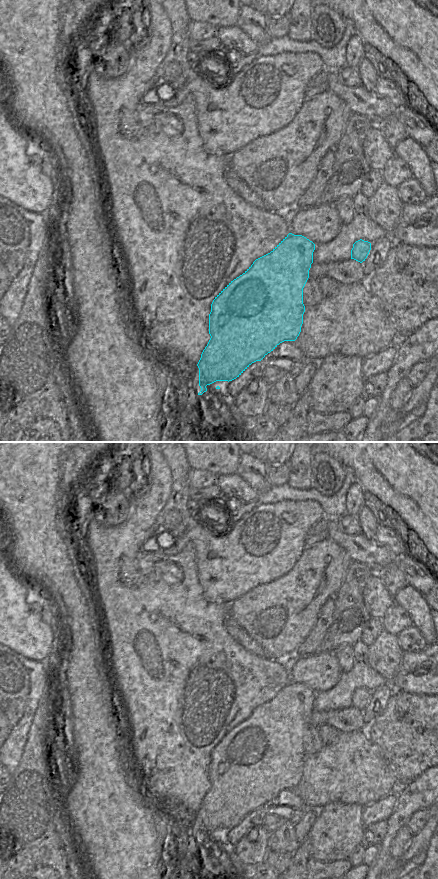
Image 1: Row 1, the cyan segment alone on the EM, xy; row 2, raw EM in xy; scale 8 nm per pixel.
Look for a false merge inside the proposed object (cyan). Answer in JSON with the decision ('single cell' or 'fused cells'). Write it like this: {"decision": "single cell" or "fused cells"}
{"decision": "single cell"}

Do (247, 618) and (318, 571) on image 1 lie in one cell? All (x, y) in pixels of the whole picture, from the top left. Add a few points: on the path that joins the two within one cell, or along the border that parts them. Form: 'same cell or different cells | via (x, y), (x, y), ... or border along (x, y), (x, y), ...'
same cell | via (265, 613), (273, 613), (300, 589)

